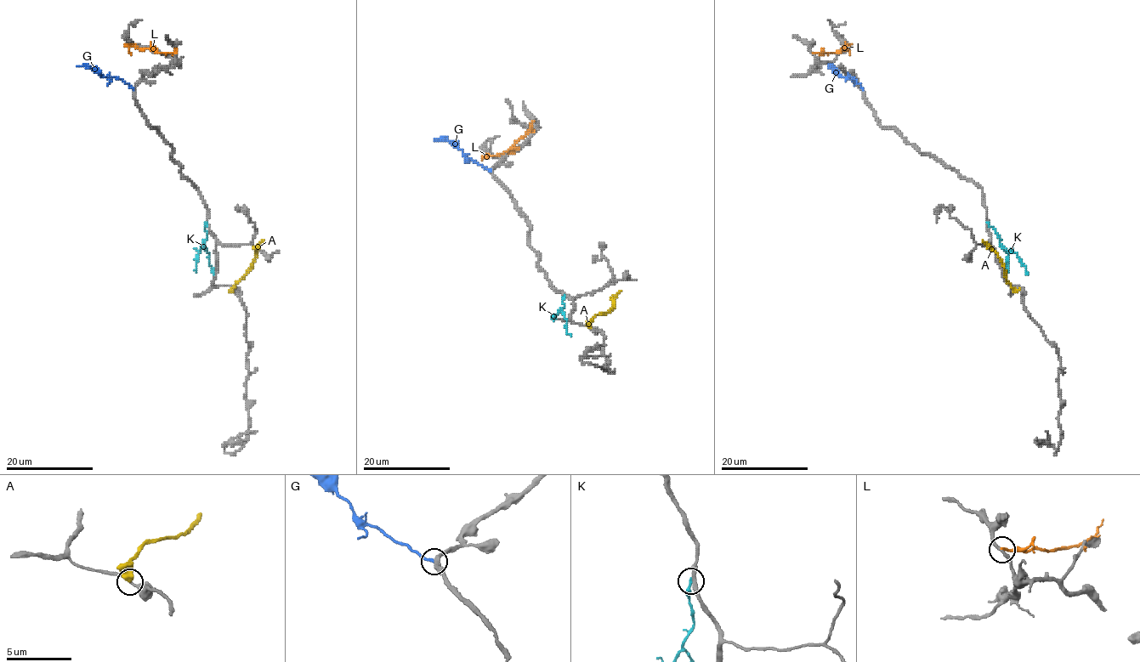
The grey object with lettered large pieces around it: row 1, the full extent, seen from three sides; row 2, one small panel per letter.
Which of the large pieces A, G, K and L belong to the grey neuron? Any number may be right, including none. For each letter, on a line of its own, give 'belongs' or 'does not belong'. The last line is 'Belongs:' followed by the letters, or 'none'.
A: does not belong
G: belongs
K: does not belong
L: does not belong
Belongs: G

